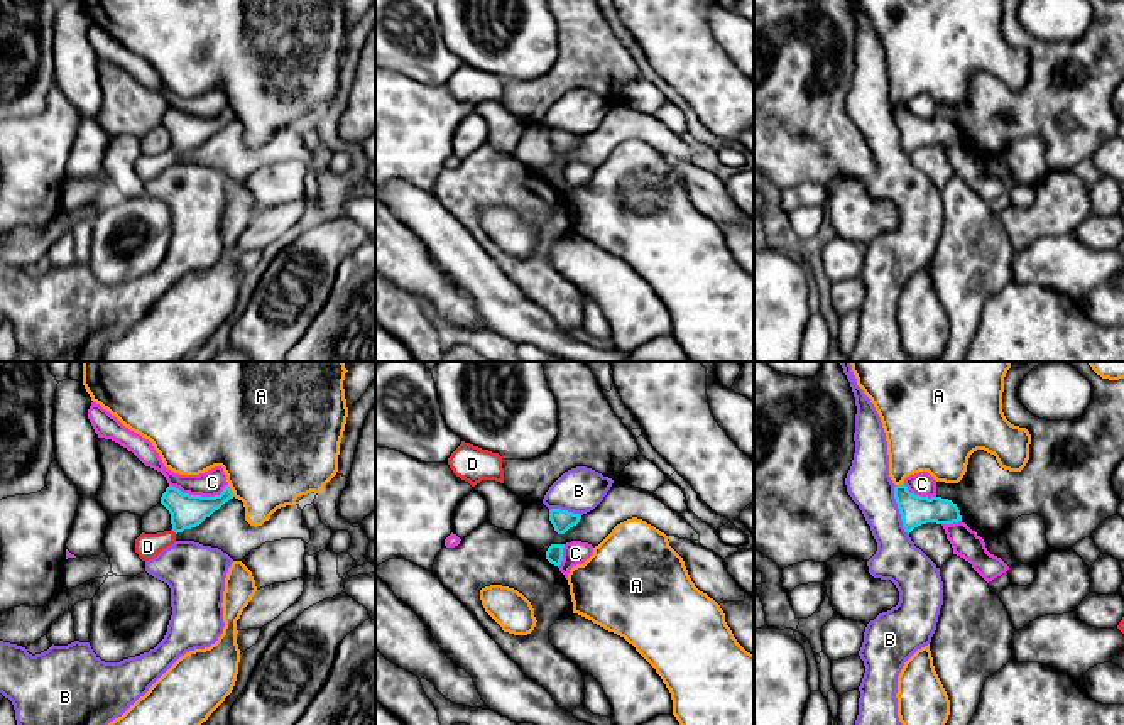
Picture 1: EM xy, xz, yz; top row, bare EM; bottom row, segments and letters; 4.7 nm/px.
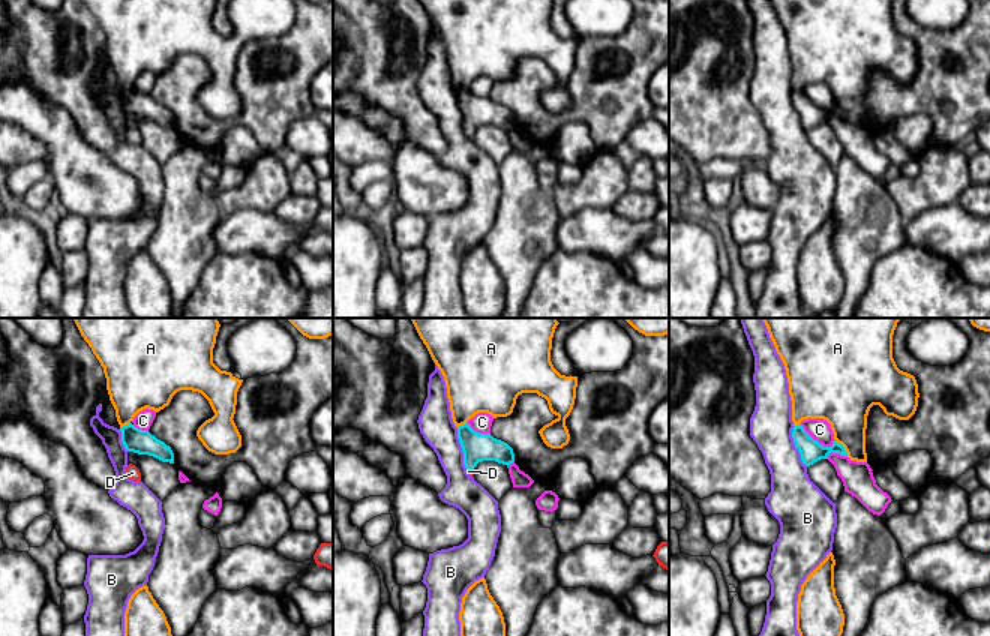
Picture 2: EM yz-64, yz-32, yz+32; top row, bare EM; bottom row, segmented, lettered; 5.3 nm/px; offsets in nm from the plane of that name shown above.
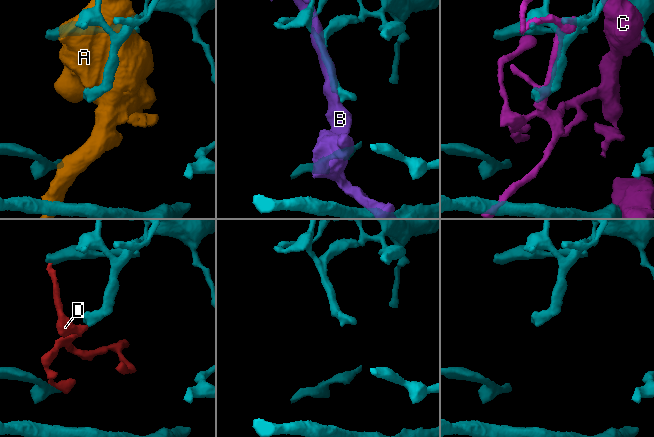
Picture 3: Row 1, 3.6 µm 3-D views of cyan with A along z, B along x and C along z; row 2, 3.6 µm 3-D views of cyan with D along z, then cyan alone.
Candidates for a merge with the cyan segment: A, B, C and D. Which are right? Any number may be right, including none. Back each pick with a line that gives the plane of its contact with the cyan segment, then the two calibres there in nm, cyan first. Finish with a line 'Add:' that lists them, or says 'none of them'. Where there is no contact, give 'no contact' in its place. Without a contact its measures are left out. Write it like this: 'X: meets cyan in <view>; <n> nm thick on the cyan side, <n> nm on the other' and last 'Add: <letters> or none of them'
D: meets cyan in xy; 160 nm thick on the cyan side, 120 nm on the other
Add: D

